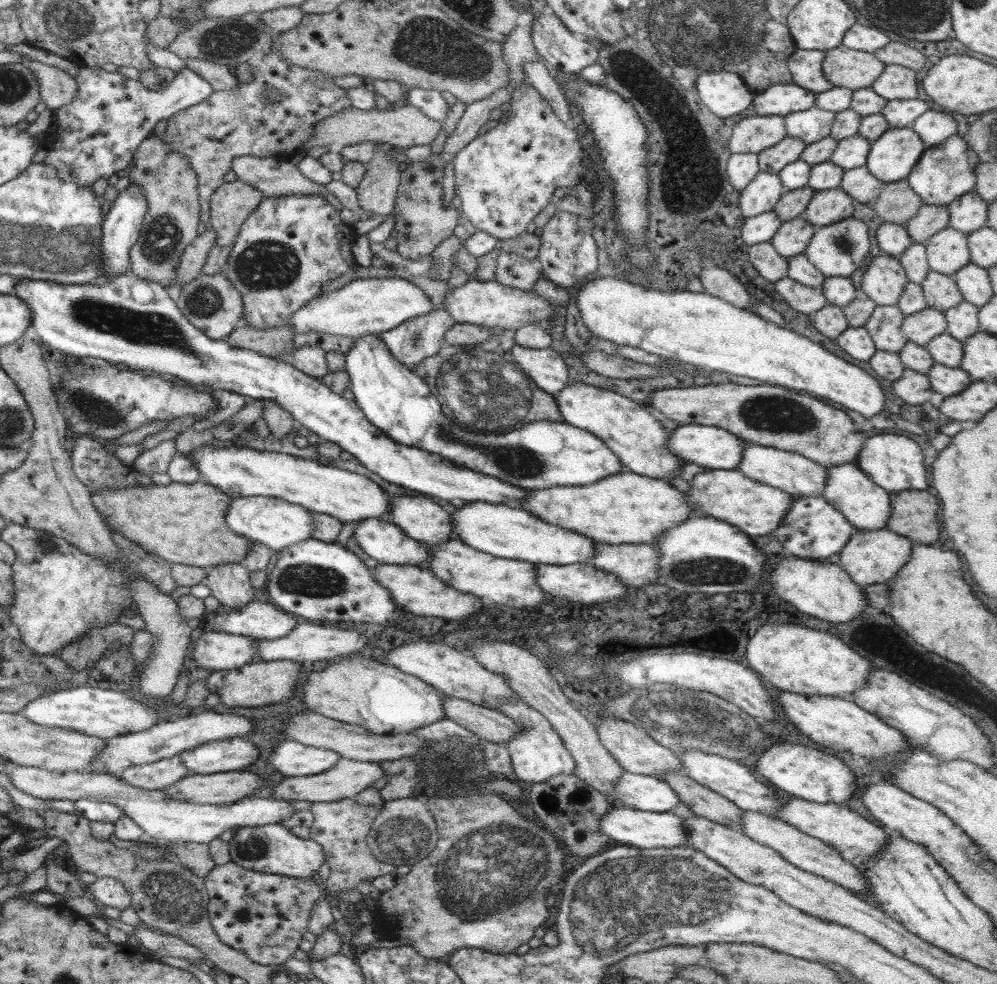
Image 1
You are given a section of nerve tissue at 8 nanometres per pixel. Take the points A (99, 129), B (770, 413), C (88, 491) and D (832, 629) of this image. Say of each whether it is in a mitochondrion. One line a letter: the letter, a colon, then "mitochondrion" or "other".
A: other
B: mitochondrion
C: other
D: other

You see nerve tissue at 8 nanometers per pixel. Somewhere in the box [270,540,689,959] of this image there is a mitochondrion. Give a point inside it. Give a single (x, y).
(494, 848)

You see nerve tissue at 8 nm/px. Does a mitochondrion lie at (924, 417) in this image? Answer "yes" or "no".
no

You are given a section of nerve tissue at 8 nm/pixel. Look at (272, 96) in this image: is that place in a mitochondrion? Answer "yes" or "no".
yes

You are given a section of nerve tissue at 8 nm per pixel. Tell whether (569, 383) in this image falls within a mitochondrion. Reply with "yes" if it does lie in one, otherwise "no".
no

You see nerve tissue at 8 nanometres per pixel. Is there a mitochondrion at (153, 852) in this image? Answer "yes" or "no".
yes

